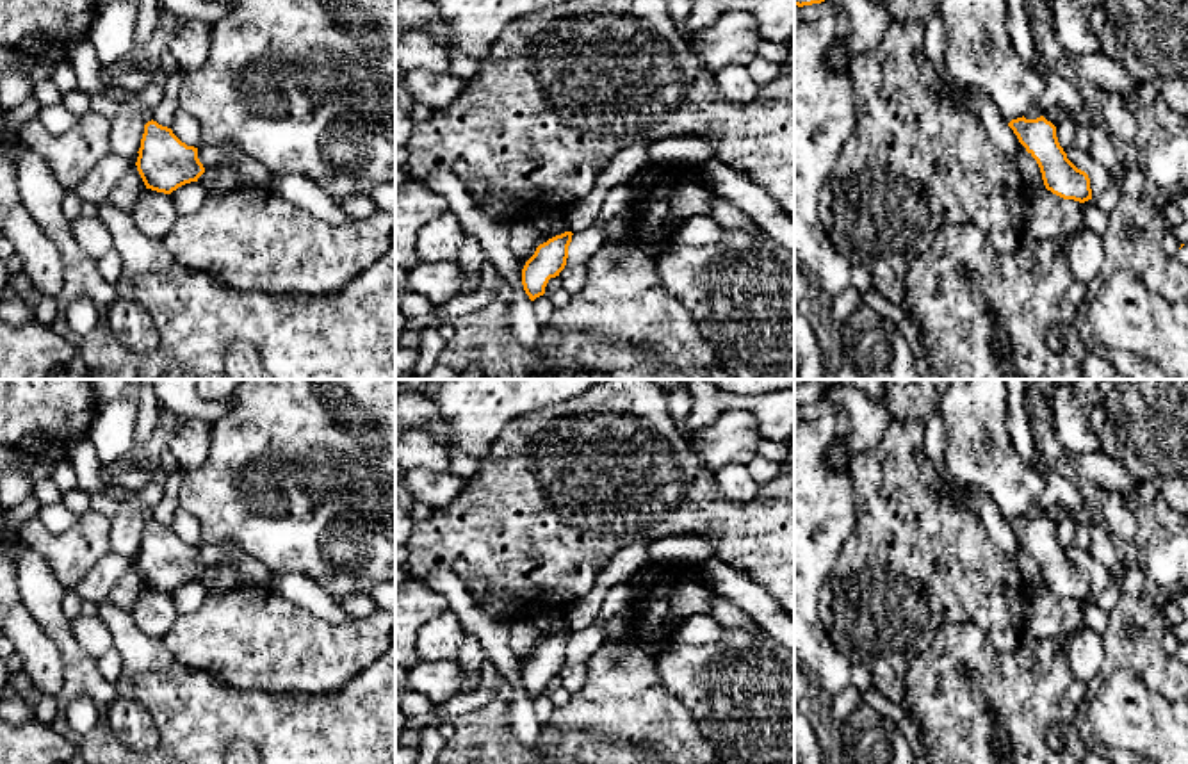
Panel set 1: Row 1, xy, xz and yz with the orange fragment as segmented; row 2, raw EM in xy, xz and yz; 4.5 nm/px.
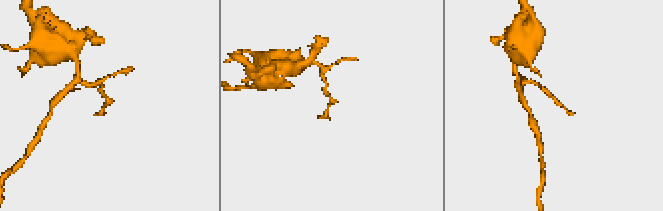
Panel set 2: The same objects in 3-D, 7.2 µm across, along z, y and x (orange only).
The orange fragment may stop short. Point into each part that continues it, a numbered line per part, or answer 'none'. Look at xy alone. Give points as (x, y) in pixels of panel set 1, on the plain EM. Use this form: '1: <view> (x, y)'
none

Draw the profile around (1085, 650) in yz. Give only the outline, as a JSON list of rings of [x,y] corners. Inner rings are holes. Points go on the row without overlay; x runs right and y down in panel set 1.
[[[1083,627],[1067,643],[1067,659],[1074,679],[1088,682],[1099,675],[1106,659],[1103,638],[1088,627]]]

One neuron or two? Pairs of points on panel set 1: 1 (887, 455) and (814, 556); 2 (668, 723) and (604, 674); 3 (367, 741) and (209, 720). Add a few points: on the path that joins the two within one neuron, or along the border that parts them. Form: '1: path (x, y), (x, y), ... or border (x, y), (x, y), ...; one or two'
1: border (850, 472), (855, 528), (845, 542); two
2: path (652, 718), (620, 690); one
3: path (328, 736), (292, 734), (268, 720), (248, 720); one

